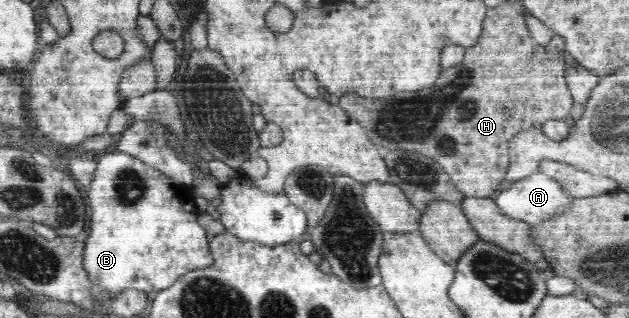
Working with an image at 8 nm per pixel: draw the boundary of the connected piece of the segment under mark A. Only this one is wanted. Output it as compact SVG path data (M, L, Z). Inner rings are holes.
M540 170L523 181L514 182L507 187L503 186L500 193L494 199L494 203L500 207L500 213L508 215L518 221L527 222L529 225L540 224L542 220L552 218L554 214L562 214L568 210L569 203L576 198L572 197L563 186L550 176L545 176Z

